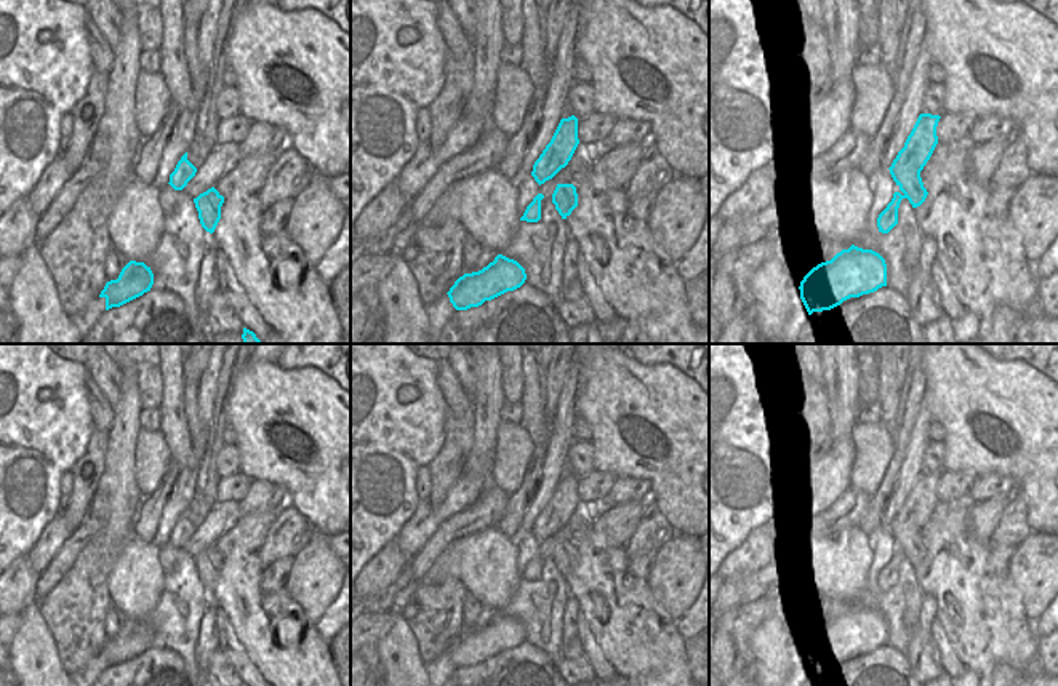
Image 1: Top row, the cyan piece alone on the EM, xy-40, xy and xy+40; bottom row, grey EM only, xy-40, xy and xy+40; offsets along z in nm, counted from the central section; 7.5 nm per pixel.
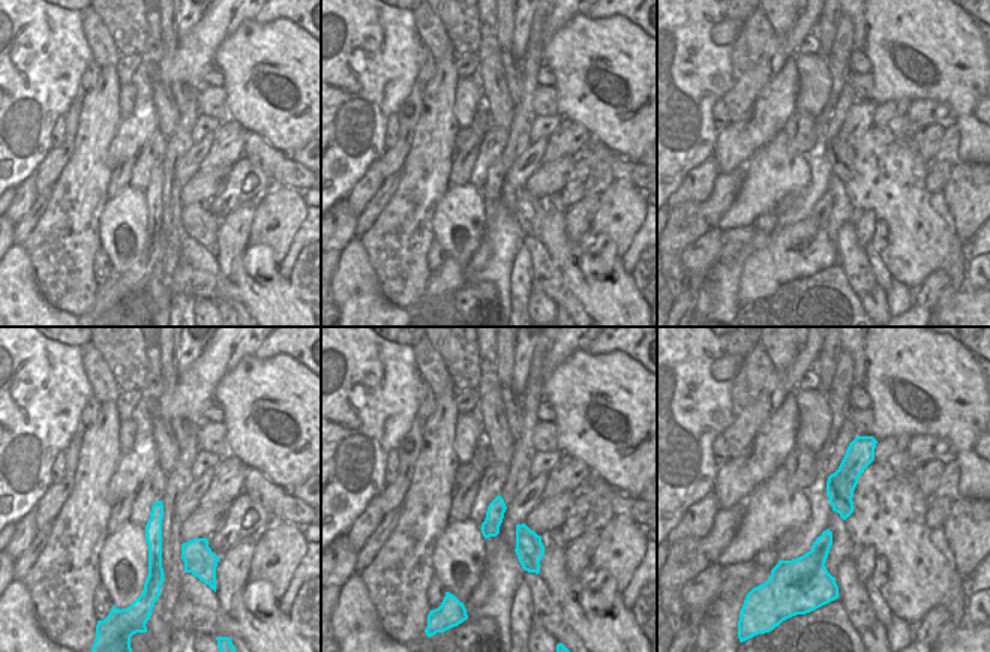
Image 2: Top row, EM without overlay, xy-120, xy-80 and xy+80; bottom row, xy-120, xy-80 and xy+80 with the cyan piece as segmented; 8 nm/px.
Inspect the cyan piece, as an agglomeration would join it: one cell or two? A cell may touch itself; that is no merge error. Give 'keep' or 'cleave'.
cleave

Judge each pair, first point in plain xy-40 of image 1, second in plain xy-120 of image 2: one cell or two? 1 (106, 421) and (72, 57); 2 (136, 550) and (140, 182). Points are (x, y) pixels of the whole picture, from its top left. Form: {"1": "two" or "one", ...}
{"1": "two", "2": "two"}

